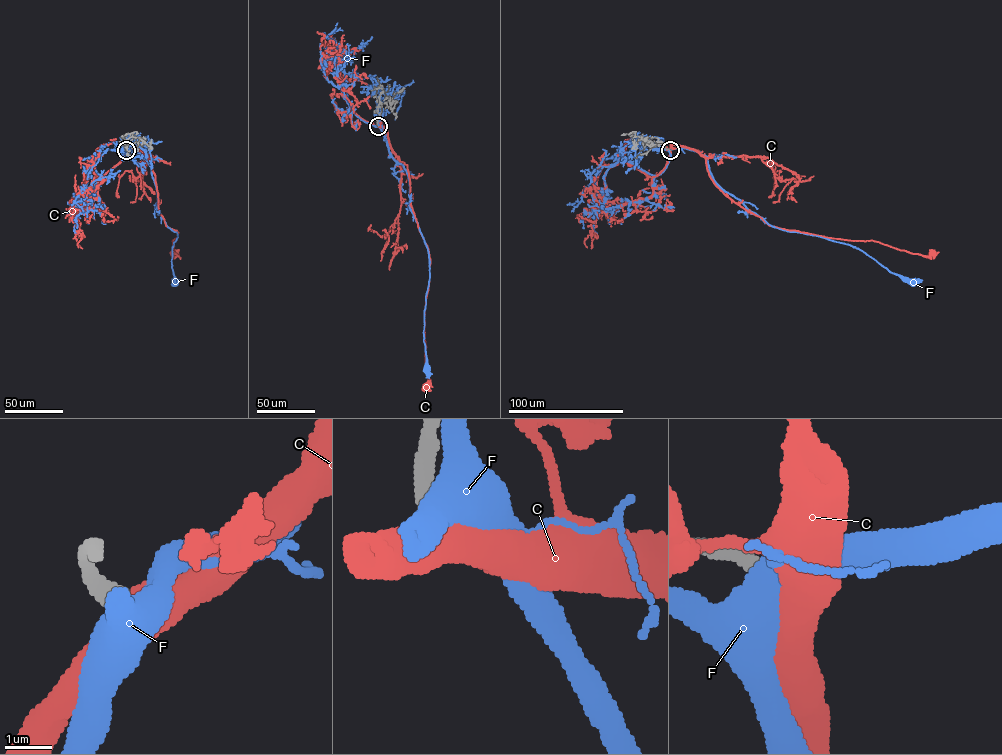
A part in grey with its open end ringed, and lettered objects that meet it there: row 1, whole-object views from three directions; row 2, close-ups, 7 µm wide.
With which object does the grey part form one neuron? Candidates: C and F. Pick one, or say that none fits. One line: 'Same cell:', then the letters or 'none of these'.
Same cell: C

